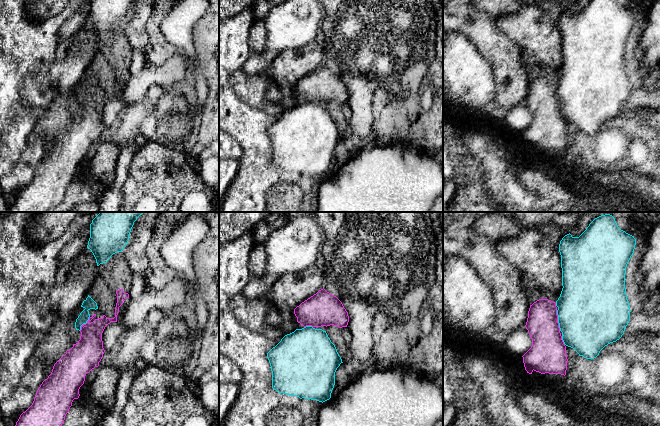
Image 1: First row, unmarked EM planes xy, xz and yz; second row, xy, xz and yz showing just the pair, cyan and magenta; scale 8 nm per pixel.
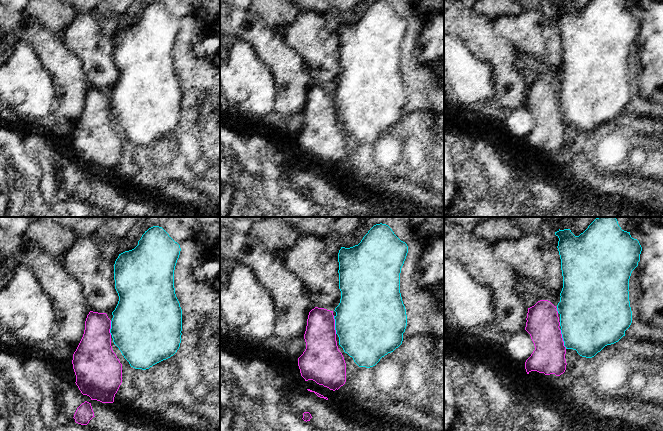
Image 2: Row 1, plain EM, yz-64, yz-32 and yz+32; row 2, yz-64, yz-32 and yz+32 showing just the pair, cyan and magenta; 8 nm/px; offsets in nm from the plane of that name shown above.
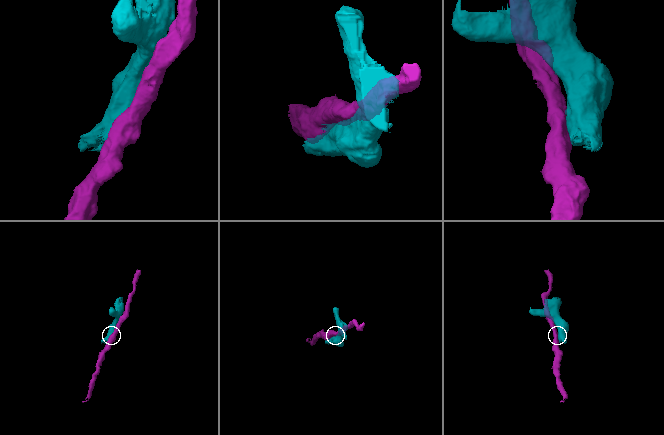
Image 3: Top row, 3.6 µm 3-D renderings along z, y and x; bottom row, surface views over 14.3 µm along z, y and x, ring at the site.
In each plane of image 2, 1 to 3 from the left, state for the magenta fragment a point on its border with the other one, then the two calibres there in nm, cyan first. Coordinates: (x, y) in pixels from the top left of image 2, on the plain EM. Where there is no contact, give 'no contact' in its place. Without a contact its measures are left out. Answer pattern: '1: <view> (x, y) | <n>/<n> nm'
1: yz-64 (111, 104) | 500/300 nm
2: yz-32 (335, 101) | 500/260 nm
3: yz+32 (563, 115) | 460/260 nm

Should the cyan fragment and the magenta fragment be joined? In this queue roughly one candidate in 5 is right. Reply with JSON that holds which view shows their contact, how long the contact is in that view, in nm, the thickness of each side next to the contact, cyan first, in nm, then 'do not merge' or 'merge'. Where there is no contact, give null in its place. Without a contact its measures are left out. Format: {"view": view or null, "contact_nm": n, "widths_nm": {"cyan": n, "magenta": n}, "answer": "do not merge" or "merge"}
{"view": "yz", "contact_nm": 170, "widths_nm": {"cyan": 500, "magenta": 280}, "answer": "do not merge"}

